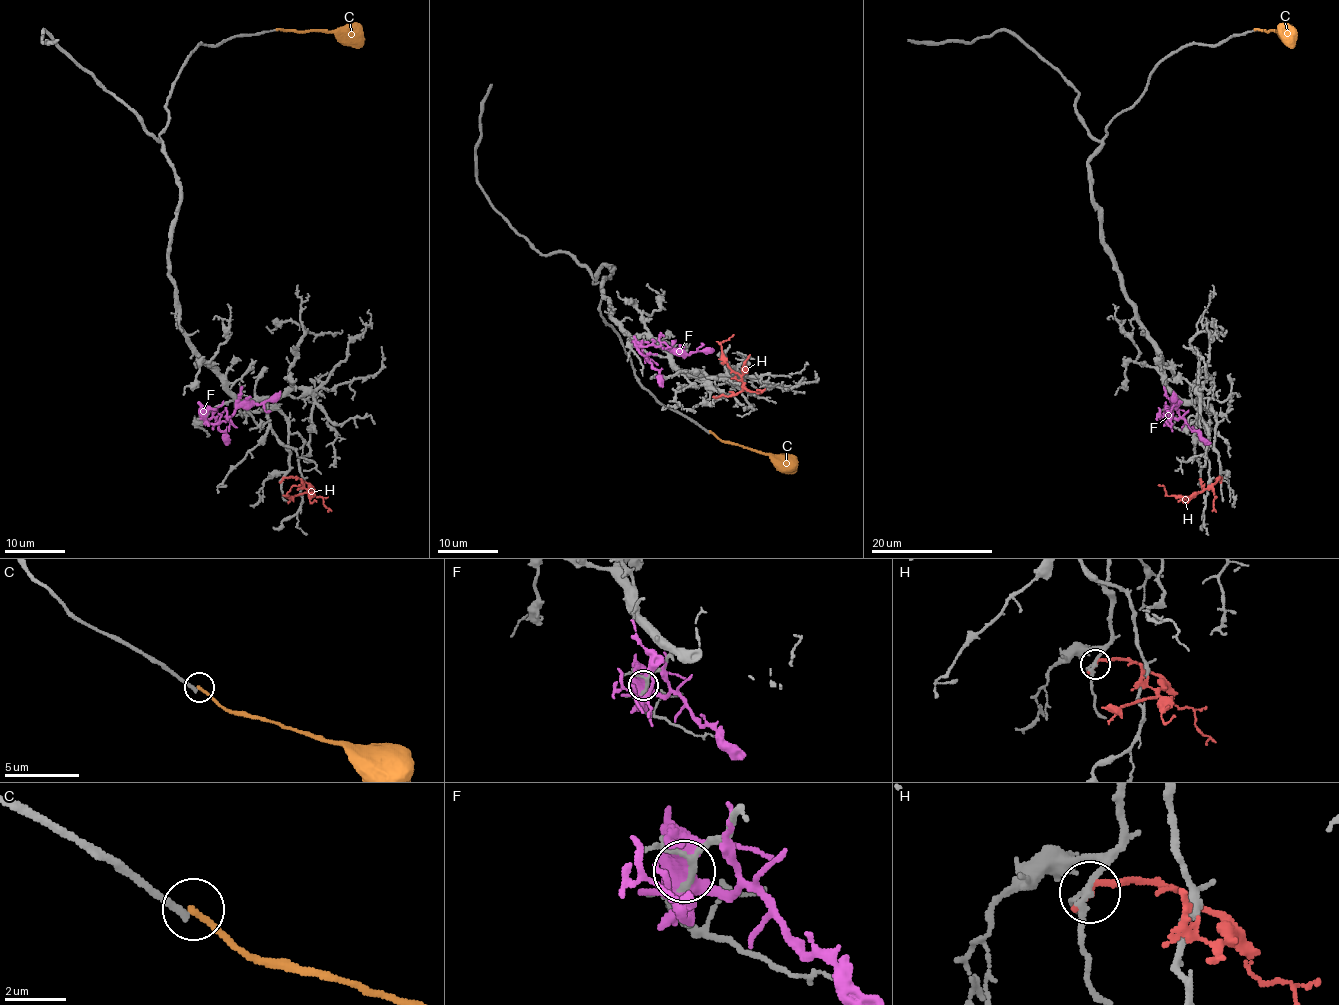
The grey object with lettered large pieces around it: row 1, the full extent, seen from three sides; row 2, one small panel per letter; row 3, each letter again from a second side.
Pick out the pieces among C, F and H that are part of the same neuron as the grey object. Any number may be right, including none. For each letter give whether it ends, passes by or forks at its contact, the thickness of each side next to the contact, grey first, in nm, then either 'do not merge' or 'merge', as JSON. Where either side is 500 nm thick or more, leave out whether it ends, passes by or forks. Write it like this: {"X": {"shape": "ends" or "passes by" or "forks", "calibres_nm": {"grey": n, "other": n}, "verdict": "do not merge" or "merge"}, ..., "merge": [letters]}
{"C": {"shape": "ends", "calibres_nm": {"grey": 200, "other": 200}, "verdict": "do not merge"}, "F": {"calibres_nm": {"grey": 170, "other": 550}, "verdict": "do not merge"}, "H": {"shape": "ends", "calibres_nm": {"grey": 170, "other": 240}, "verdict": "do not merge"}, "merge": []}

